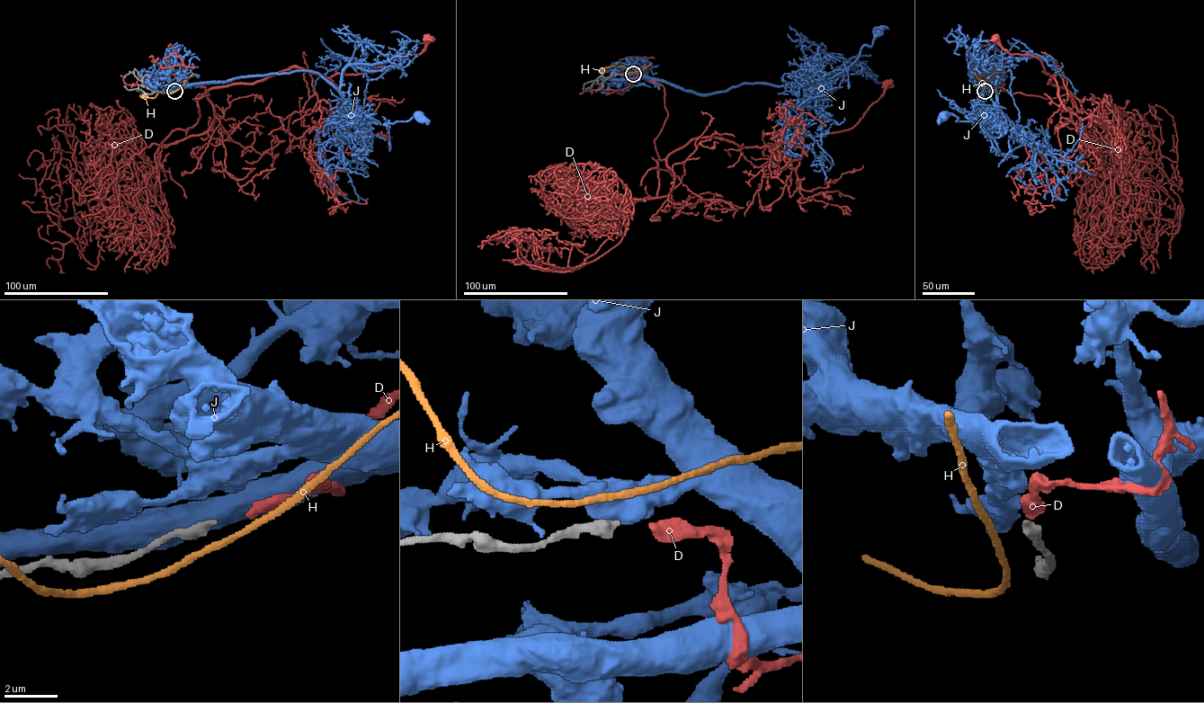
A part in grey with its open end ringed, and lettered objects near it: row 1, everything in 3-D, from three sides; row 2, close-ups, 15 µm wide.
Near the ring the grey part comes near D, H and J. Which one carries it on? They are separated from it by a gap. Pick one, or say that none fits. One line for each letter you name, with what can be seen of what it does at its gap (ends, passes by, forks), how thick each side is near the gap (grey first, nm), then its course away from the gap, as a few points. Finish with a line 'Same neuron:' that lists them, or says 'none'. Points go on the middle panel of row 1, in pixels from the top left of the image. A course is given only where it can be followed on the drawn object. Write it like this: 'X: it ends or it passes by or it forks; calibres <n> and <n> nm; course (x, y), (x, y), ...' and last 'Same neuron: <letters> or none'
D: it ends; calibres 380 and 440 nm; course (634, 74), (664, 88), (667, 118), (655, 140), (661, 159), (695, 138), (763, 146), (846, 130), (887, 84)
Same neuron: D

